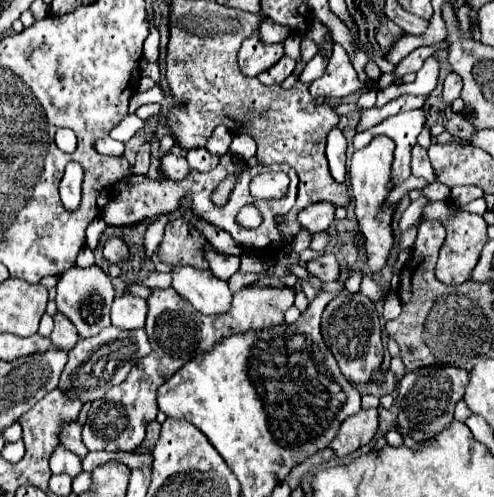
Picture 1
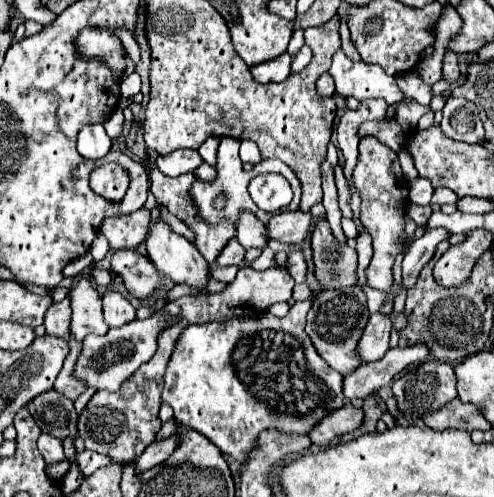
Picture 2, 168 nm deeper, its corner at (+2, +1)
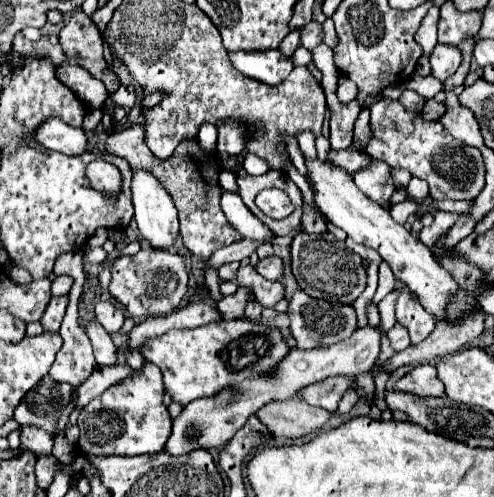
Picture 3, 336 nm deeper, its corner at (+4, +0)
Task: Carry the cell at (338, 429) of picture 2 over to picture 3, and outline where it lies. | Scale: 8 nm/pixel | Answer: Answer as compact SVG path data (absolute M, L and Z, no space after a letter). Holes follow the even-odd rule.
M295 396L291 400L283 400L283 402L277 400L277 402L265 404L257 412L257 416L263 420L263 424L267 424L273 436L301 438L323 428L333 414L323 408L309 406L307 402Z

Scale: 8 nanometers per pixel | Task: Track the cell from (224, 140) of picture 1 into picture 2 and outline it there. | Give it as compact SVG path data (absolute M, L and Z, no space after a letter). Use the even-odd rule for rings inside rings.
M209 137L201 147L199 147L199 155L203 157L203 161L207 165L217 165L217 147L219 147L219 137Z

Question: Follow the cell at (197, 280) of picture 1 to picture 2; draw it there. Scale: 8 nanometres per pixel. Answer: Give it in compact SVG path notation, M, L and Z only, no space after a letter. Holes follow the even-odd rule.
M157 217L153 221L153 227L149 229L145 245L147 245L147 255L149 255L149 259L153 261L153 265L157 267L159 273L167 275L175 283L187 283L195 289L205 289L207 279L209 279L207 261L201 257L201 253L195 249L195 245L191 245L183 235L171 231L167 221L163 221L161 217Z

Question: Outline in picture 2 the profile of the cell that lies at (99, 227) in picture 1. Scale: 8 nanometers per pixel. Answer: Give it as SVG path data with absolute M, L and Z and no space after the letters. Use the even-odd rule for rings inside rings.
M99 233L97 237L95 237L95 241L93 241L93 245L91 245L91 249L89 249L89 253L93 255L93 259L95 261L99 261L99 259L103 259L107 253L109 253L109 243L107 243L107 239Z

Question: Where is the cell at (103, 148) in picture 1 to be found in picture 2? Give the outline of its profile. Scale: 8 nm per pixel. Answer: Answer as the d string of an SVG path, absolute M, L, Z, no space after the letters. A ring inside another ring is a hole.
M87 125L77 135L77 151L87 159L101 159L109 153L111 139L103 125Z

